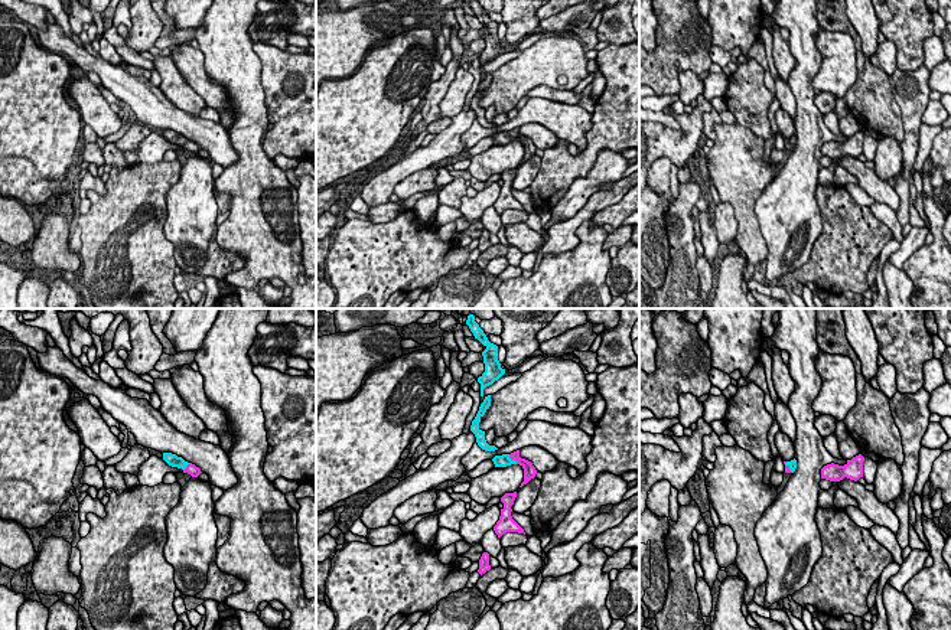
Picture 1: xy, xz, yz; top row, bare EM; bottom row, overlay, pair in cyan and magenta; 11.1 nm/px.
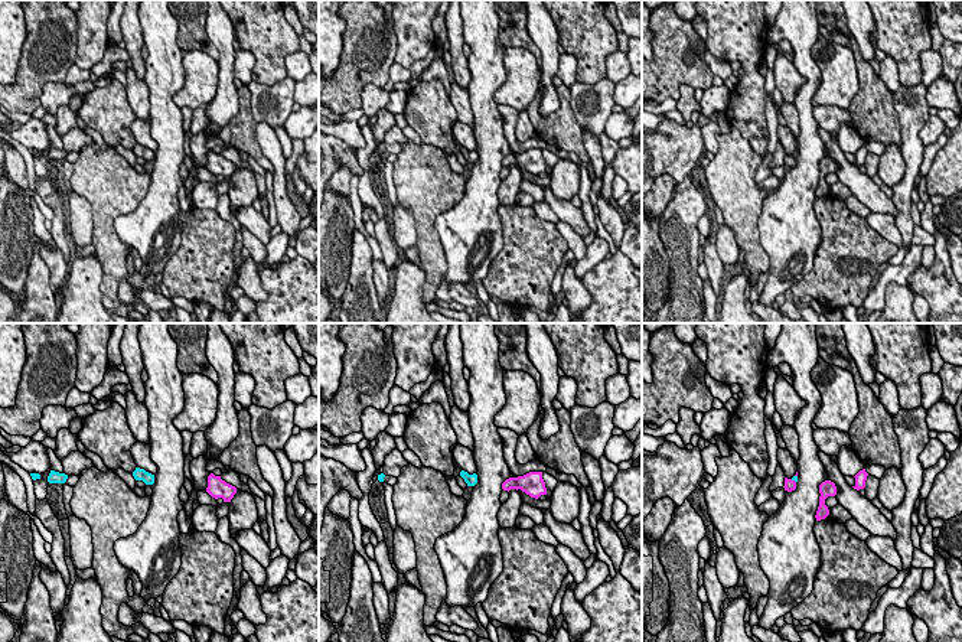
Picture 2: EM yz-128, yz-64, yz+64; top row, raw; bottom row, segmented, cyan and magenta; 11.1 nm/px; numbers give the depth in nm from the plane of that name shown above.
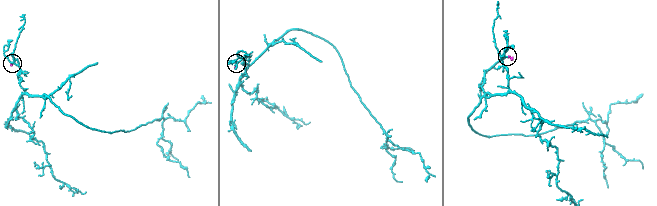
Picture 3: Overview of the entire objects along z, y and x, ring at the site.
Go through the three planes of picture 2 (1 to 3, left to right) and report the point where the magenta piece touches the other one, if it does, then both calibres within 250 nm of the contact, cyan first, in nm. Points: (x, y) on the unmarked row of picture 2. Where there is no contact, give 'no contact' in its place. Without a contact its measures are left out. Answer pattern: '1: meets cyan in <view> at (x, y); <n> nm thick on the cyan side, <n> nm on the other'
1: no contact
2: no contact
3: meets cyan in yz+64 at (793, 156); 60 nm thick on the cyan side, 130 nm on the other

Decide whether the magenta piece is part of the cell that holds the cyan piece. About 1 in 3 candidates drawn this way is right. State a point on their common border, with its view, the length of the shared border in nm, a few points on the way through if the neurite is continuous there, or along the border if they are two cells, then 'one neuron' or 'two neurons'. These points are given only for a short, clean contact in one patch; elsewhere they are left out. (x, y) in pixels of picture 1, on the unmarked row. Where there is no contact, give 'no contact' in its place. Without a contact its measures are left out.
contact xz (513, 137); length 150 nm; way xz (504, 137), (513, 137), (520, 137), (530, 149); one neuron

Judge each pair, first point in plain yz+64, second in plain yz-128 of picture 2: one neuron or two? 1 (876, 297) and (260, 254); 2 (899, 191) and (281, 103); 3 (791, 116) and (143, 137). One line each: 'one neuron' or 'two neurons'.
1: two neurons
2: one neuron
3: two neurons

